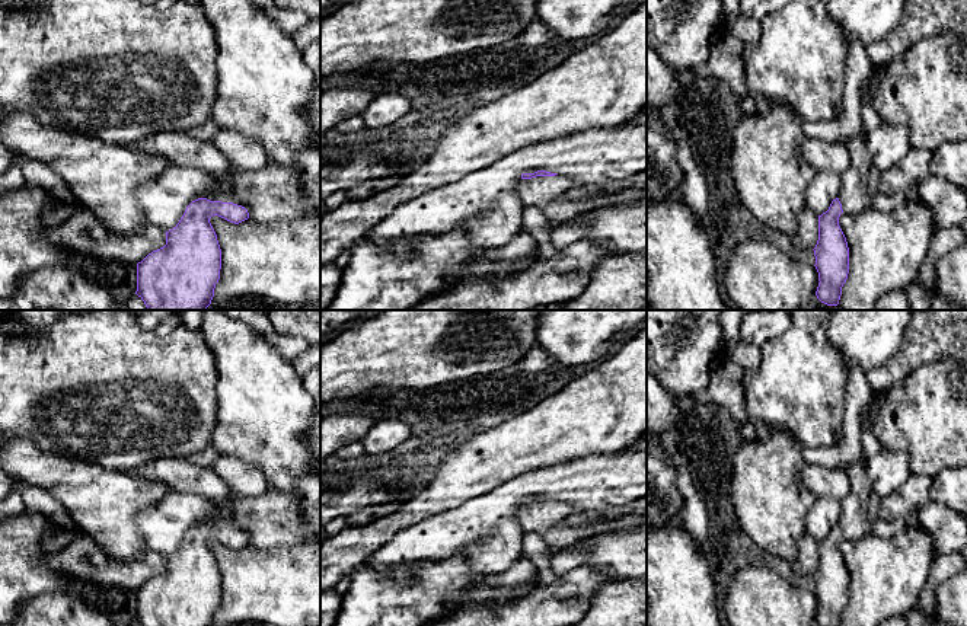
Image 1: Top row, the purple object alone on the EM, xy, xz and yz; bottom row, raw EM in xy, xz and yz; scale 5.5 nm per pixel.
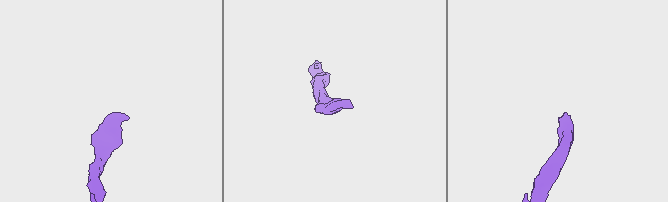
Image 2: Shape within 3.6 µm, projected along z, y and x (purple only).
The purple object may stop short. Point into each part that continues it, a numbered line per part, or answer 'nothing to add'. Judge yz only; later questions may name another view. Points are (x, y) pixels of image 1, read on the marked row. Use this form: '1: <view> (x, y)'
1: yz (854, 197)

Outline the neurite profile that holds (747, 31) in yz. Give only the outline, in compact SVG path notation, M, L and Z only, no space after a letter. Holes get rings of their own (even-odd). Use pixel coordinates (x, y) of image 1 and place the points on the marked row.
M738 15L731 23L730 31L743 42L743 45L757 47L760 38L760 20L744 17Z

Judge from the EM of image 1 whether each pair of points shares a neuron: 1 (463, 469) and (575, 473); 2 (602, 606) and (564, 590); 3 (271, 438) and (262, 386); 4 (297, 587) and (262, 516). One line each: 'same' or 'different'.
1: different
2: different
3: same
4: different

